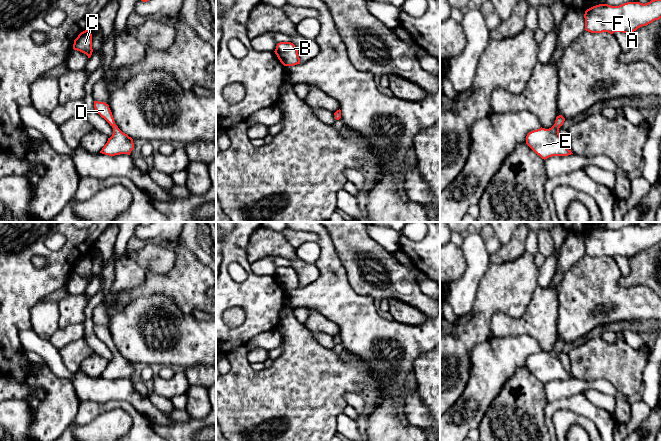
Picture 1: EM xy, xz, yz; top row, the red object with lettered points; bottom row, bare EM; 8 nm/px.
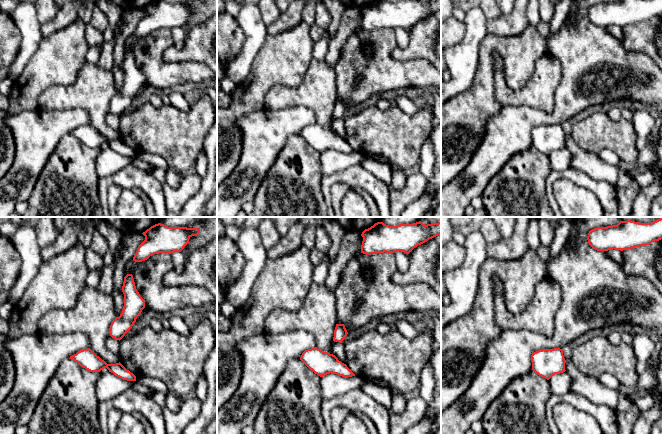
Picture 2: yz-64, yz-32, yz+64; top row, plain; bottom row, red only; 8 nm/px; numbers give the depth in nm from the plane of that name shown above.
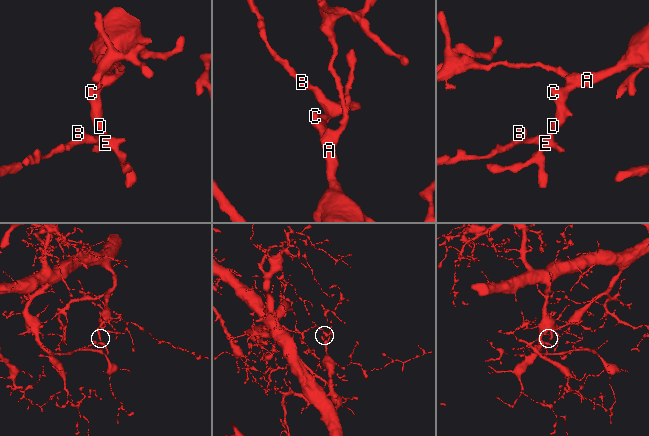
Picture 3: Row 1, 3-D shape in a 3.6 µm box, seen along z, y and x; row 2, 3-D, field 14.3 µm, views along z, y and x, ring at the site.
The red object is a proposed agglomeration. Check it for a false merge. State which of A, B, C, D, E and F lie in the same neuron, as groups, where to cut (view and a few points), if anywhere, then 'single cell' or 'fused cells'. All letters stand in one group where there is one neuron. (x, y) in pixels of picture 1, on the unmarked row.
A B C D E F; no cut; single cell

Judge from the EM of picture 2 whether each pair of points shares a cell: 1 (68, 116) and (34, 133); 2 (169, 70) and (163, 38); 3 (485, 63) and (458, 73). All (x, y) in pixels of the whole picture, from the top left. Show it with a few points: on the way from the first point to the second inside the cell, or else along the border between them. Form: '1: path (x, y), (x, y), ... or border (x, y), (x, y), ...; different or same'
1: path (60, 123), (42, 131); same
2: path (161, 62), (159, 60), (159, 46); same
3: border (482, 43), (475, 78), (468, 88); different

